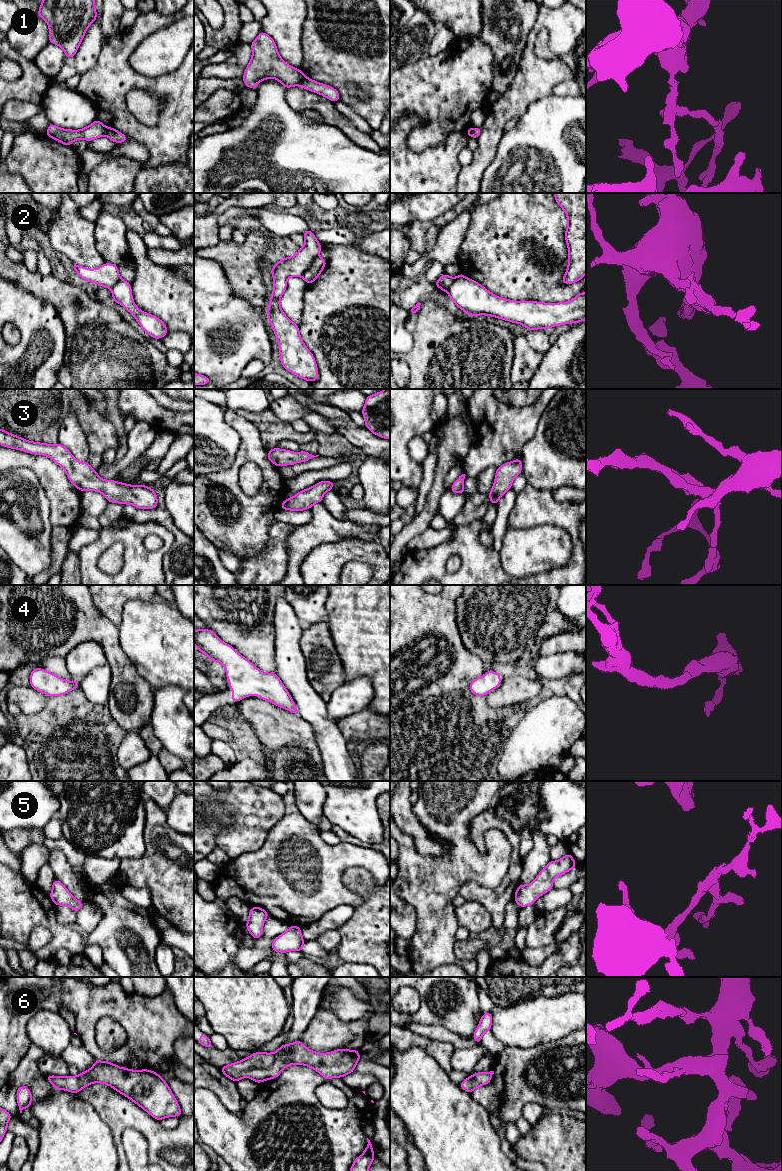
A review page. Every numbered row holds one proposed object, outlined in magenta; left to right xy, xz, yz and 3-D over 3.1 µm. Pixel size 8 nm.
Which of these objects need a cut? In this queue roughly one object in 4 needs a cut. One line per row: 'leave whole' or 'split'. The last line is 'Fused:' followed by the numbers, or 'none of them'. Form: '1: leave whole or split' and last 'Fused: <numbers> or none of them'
1: split
2: split
3: leave whole
4: leave whole
5: leave whole
6: leave whole
Fused: 1, 2

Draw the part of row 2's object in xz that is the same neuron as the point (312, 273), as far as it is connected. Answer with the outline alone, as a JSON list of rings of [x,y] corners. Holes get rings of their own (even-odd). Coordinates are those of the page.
[[[317,256],[313,262],[311,263],[310,267],[304,272],[303,278],[307,285],[314,282],[321,272],[323,271],[325,265],[327,263],[327,260]]]

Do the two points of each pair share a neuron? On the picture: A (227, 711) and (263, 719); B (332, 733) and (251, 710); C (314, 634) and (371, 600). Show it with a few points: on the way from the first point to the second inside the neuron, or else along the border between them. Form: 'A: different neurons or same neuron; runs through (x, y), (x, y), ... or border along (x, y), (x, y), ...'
A: different neurons; border along (236, 705), (238, 709)
B: different neurons; border along (297, 714), (311, 725), (315, 739)
C: different neurons; border along (327, 624), (335, 648)

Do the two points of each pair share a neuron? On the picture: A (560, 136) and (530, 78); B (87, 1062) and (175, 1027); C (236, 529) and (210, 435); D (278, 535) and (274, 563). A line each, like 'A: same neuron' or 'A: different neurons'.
A: different neurons
B: different neurons
C: different neurons
D: same neuron

